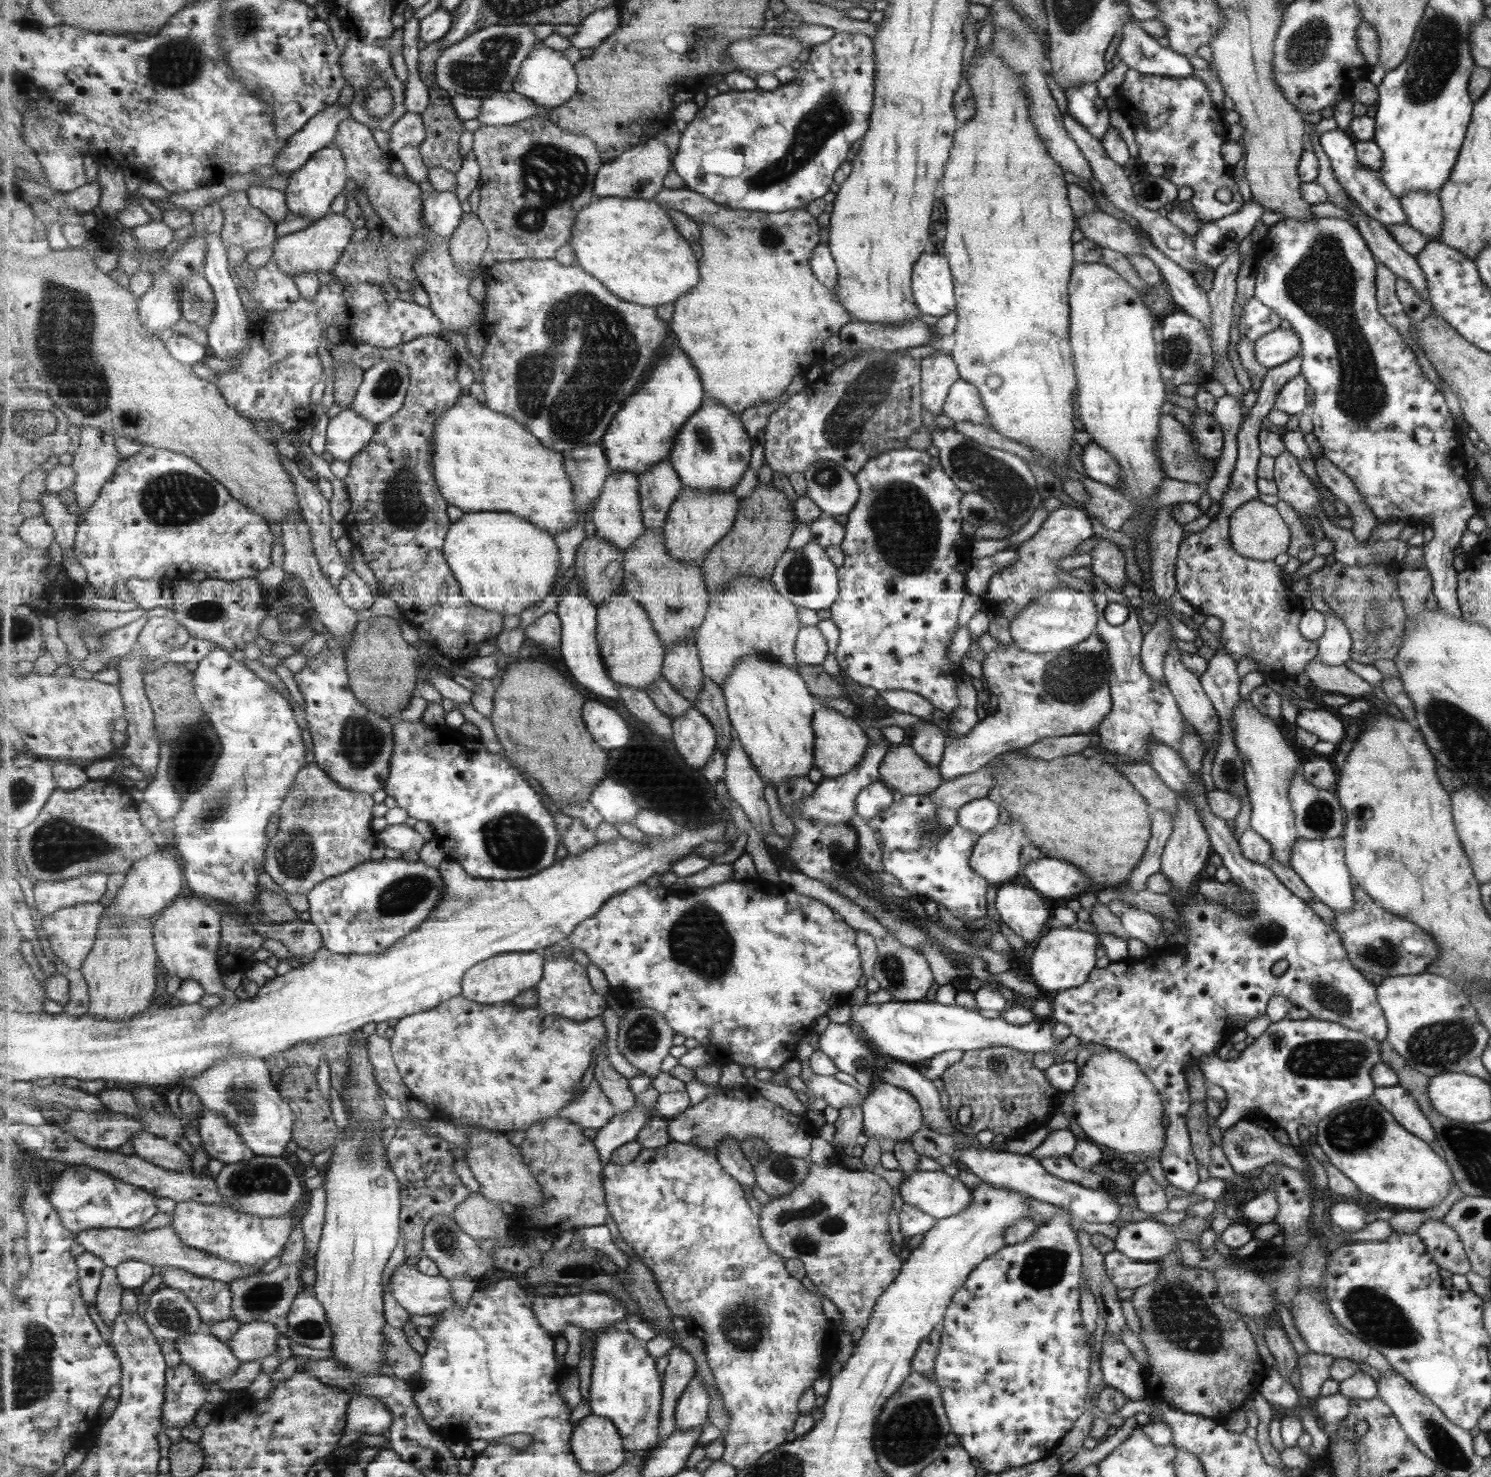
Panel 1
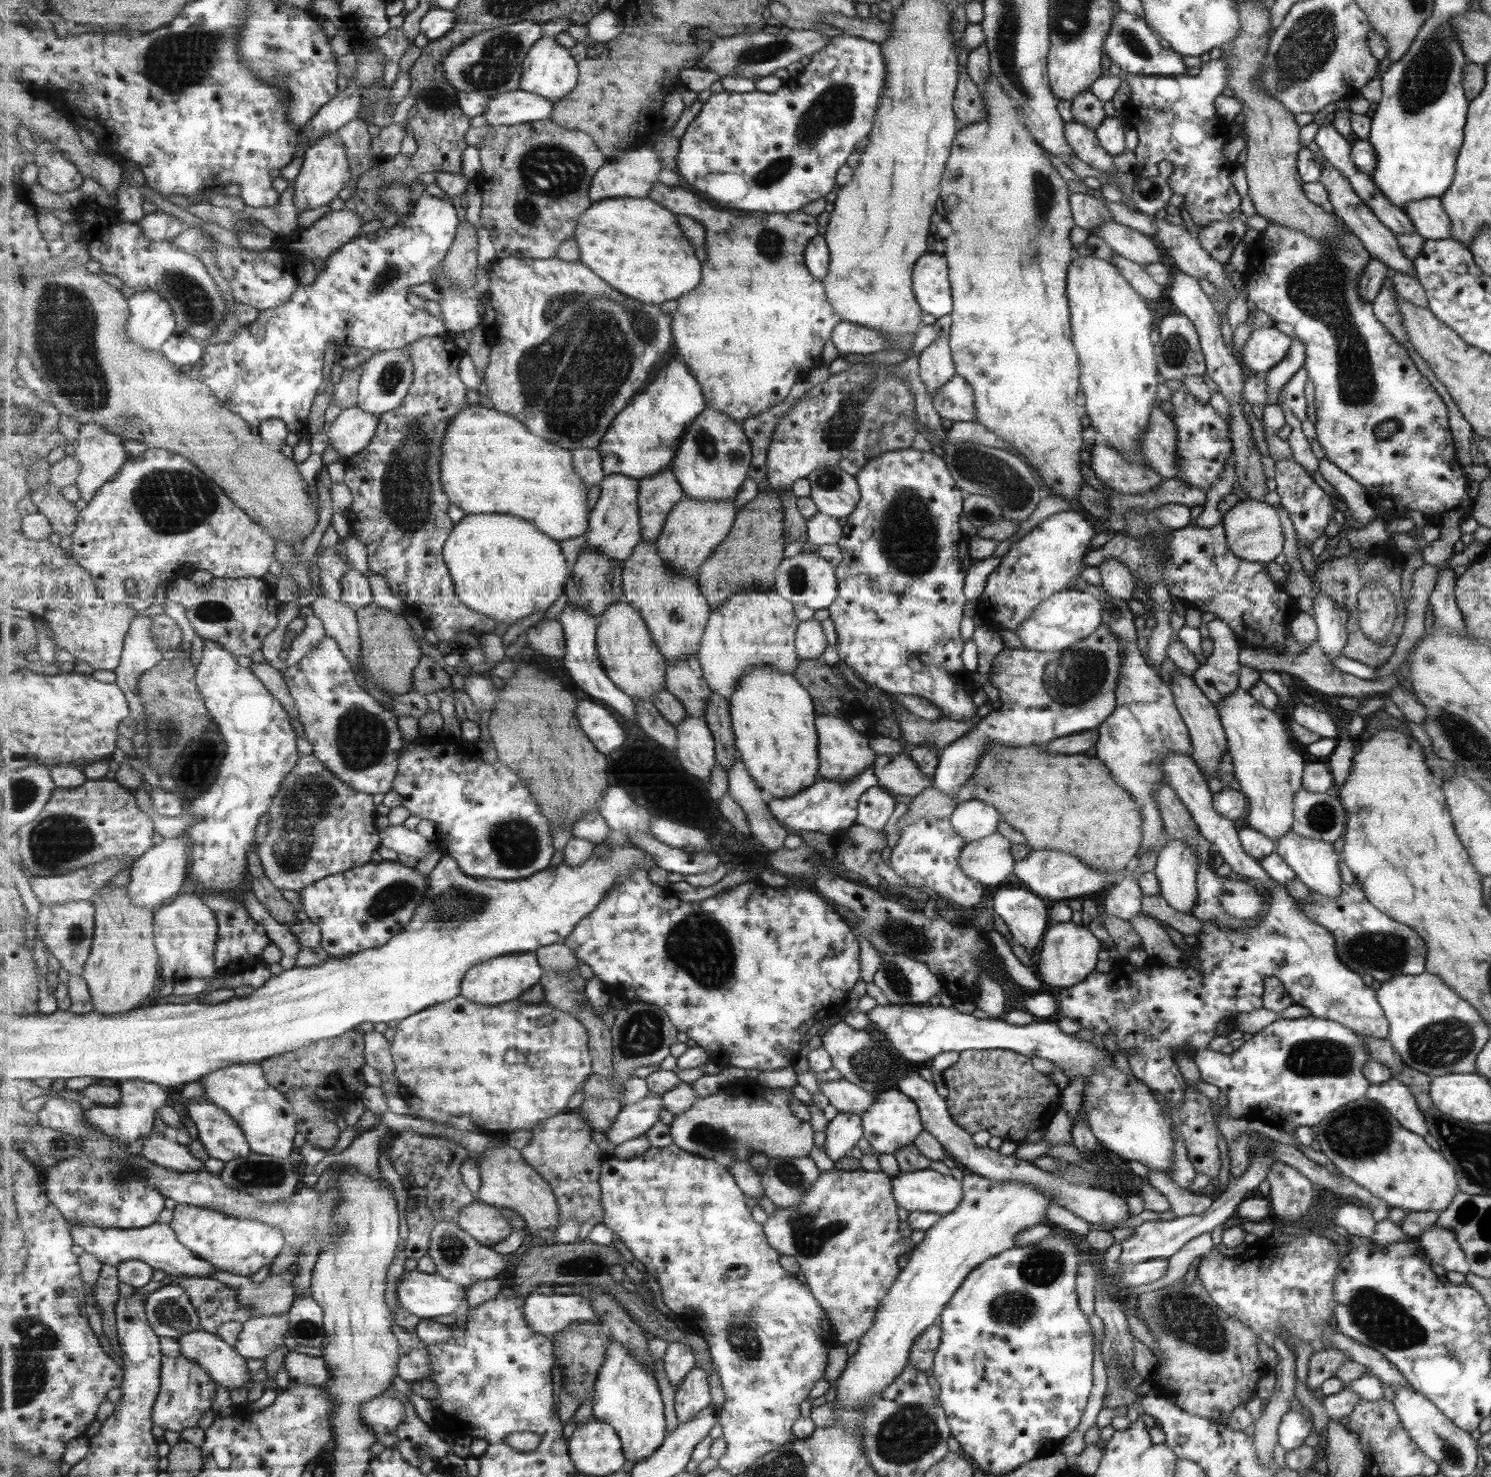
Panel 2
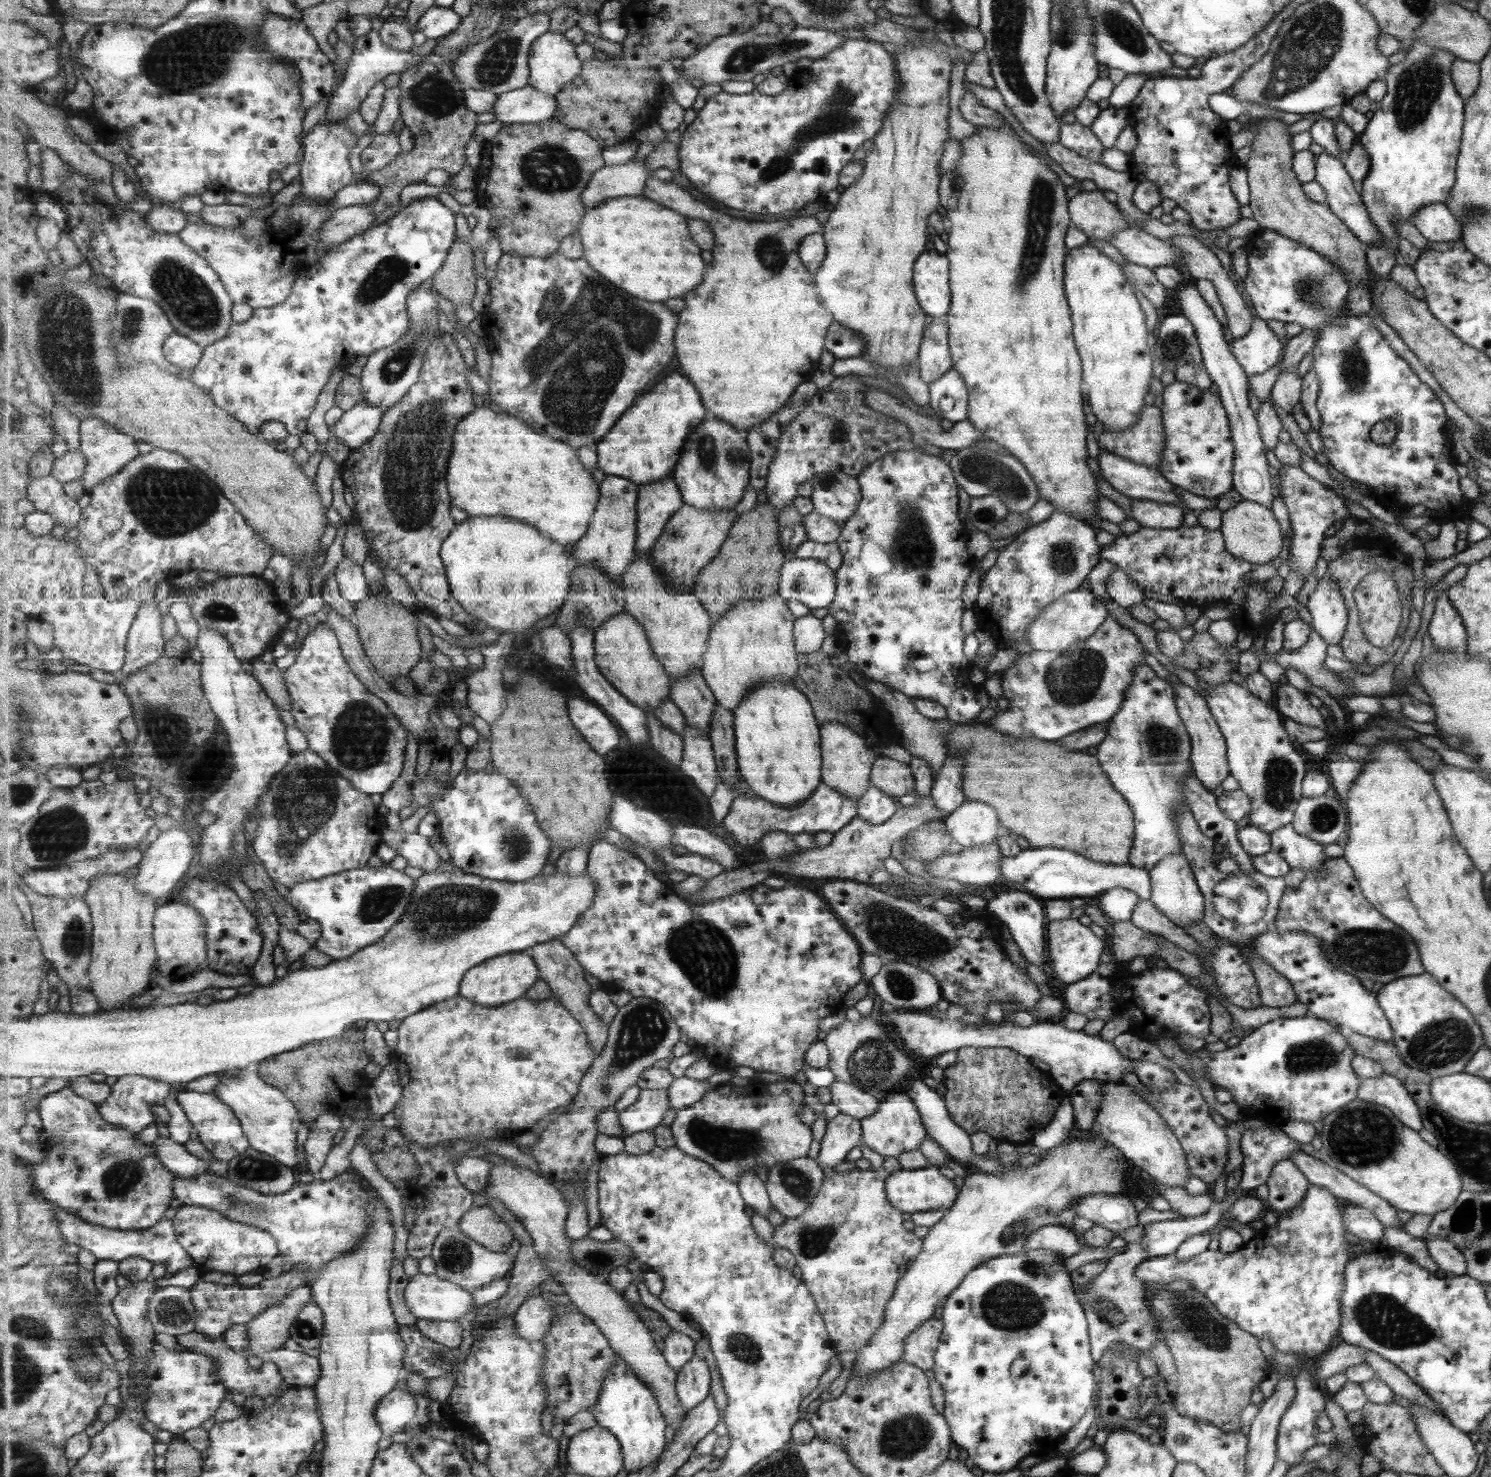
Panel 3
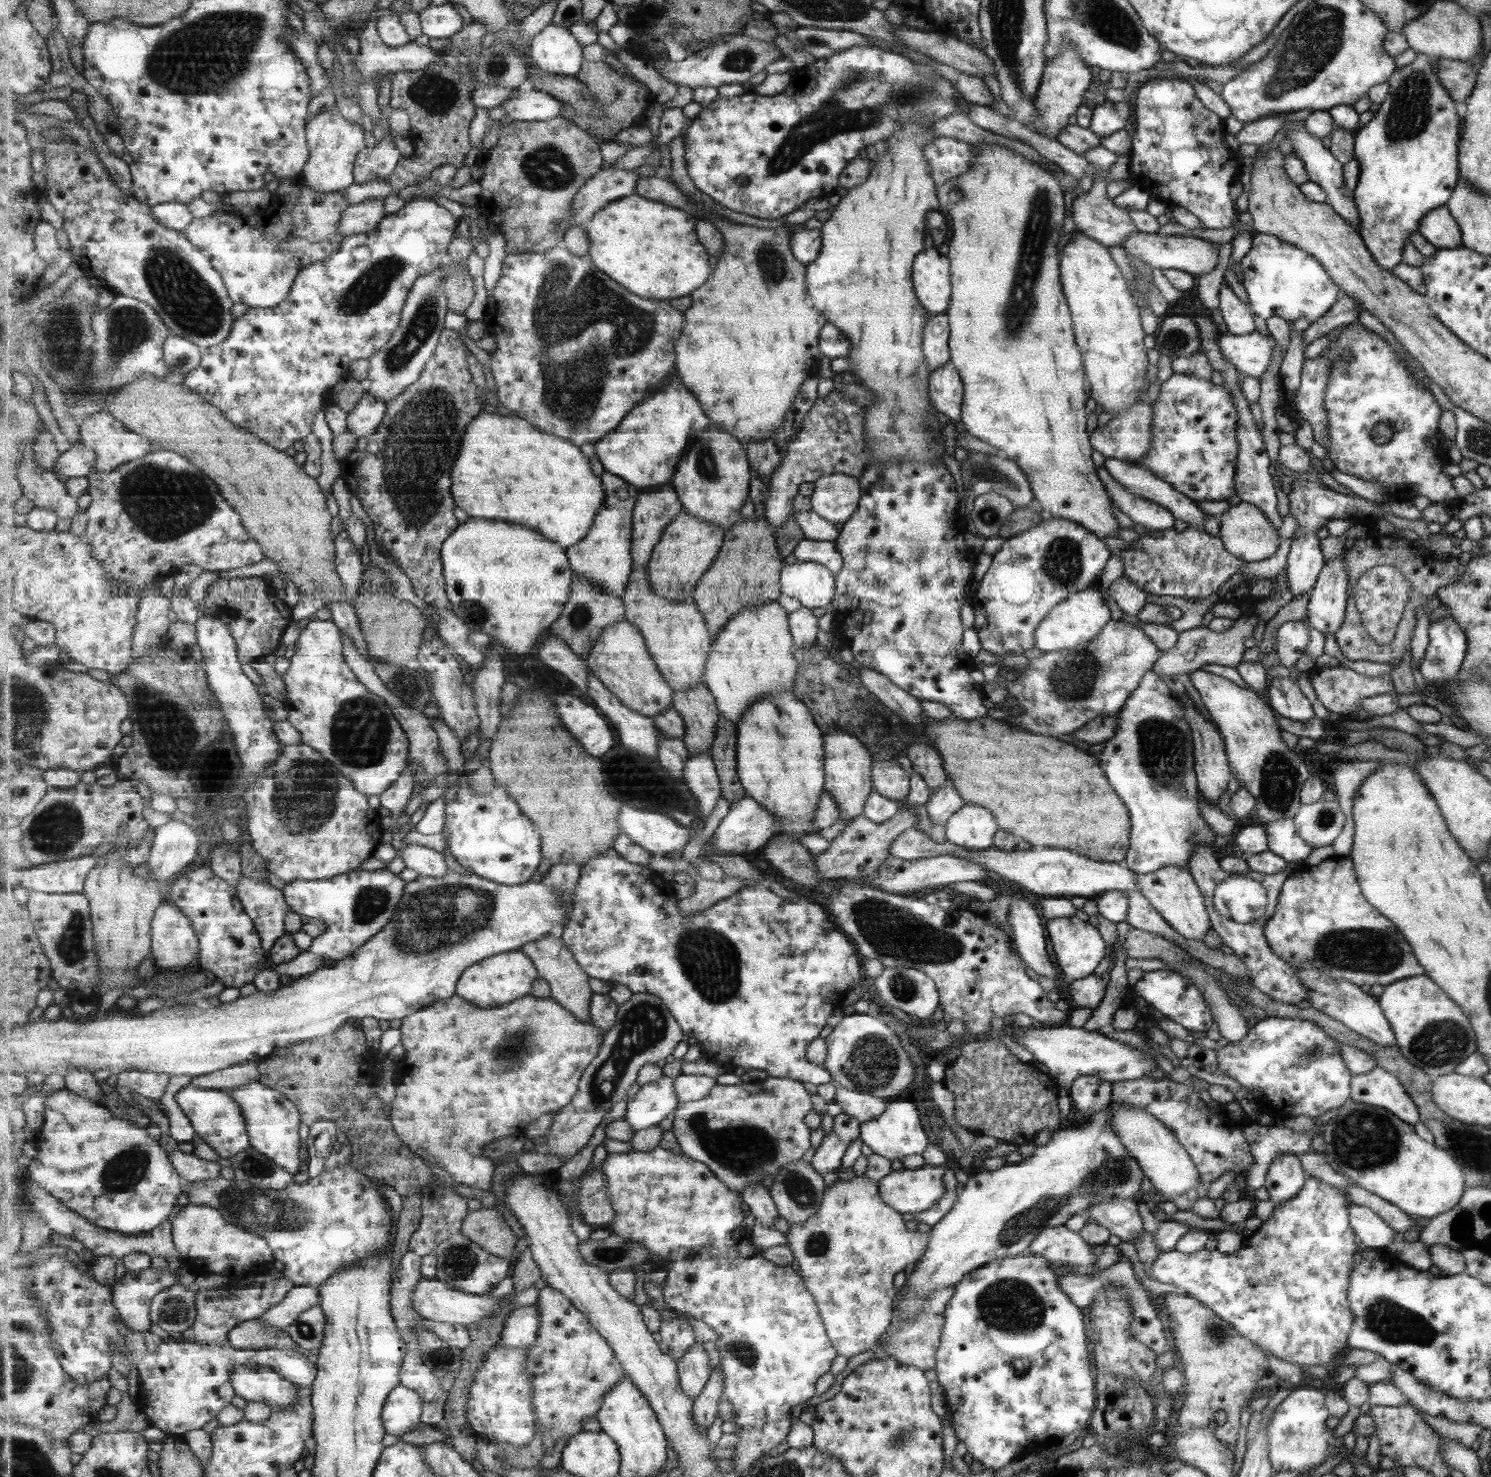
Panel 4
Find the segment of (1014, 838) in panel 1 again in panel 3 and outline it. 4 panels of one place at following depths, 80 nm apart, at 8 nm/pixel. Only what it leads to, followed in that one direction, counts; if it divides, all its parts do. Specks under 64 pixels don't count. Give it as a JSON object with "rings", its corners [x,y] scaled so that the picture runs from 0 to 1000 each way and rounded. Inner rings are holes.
{"rings":[[[668,568],[663,571],[645,574],[641,578],[632,578],[620,589],[624,594],[642,596],[643,599],[661,600],[671,594],[671,575]]]}

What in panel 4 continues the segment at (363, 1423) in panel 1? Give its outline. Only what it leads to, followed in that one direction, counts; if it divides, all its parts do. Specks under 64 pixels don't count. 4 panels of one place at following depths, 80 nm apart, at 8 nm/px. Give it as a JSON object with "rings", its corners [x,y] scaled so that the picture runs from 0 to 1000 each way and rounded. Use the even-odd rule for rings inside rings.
{"rings":[[[268,938],[260,947],[257,955],[259,970],[269,972],[277,969],[282,963],[284,947],[278,940]]]}

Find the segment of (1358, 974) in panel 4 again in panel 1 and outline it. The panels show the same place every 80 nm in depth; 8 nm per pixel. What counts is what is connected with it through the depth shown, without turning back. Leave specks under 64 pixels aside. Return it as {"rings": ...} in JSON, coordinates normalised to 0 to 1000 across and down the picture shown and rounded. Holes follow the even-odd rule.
{"rings":[[[911,601],[907,603],[907,613],[904,617],[894,617],[895,632],[900,635],[903,647],[910,656],[924,659],[927,663],[934,661],[951,660],[964,649],[964,640],[960,632],[950,626],[934,620],[920,609]]]}

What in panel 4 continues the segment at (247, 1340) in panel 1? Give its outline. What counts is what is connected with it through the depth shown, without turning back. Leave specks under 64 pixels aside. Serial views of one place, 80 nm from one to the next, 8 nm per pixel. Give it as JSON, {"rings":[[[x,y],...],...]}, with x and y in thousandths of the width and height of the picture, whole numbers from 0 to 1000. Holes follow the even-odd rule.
{"rings":[[[201,871],[195,873],[186,884],[178,888],[175,893],[178,898],[185,901],[191,900],[205,887],[211,886],[215,882],[214,873]]]}

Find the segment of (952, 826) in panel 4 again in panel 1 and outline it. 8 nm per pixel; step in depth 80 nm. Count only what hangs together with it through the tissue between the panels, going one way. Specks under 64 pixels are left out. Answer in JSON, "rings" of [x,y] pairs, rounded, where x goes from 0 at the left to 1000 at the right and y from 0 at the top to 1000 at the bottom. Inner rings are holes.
{"rings":[[[658,540],[651,542],[642,548],[642,557],[650,563],[658,566],[669,559],[669,545],[667,543]]]}

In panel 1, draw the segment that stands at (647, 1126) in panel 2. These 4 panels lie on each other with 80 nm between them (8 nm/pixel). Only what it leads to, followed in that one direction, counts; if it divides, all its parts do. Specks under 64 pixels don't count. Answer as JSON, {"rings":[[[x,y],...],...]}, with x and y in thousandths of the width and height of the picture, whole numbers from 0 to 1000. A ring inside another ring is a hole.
{"rings":[[[426,748],[421,753],[412,755],[399,770],[399,777],[403,781],[404,789],[410,785],[412,779],[427,772],[429,766],[437,760],[438,754],[433,749]]]}

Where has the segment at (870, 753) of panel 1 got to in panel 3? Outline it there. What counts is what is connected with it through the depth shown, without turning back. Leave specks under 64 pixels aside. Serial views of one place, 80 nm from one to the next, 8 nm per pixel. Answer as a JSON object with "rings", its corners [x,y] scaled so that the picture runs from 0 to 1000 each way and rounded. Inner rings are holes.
{"rings":[[[549,531],[541,542],[533,546],[525,547],[507,538],[501,540],[494,540],[490,544],[490,548],[485,555],[486,561],[491,565],[496,573],[502,574],[506,571],[510,571],[511,567],[519,562],[524,562],[529,565],[547,565],[547,563],[558,563],[564,562],[575,551],[575,542],[571,540],[565,540],[562,535],[557,532]]]}

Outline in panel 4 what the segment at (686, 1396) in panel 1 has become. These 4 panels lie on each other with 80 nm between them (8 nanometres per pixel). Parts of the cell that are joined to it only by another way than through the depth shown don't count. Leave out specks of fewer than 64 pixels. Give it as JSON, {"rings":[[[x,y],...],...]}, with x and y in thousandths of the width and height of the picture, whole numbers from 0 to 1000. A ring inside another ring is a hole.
{"rings":[[[466,909],[456,919],[455,927],[457,932],[459,942],[467,948],[476,934],[479,926],[477,925],[477,919],[473,911],[471,909]]]}

